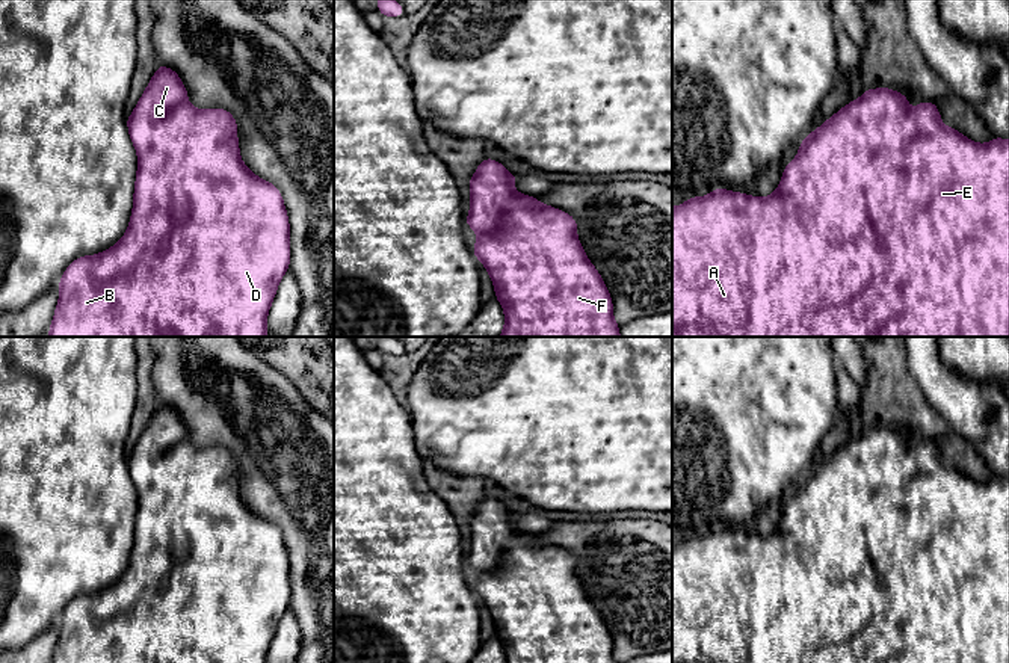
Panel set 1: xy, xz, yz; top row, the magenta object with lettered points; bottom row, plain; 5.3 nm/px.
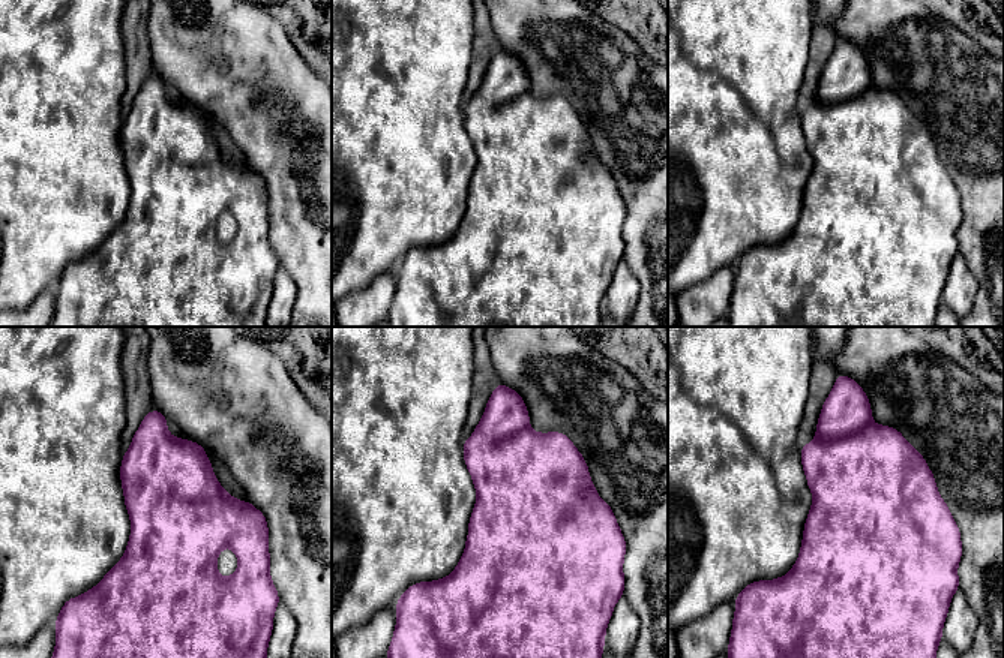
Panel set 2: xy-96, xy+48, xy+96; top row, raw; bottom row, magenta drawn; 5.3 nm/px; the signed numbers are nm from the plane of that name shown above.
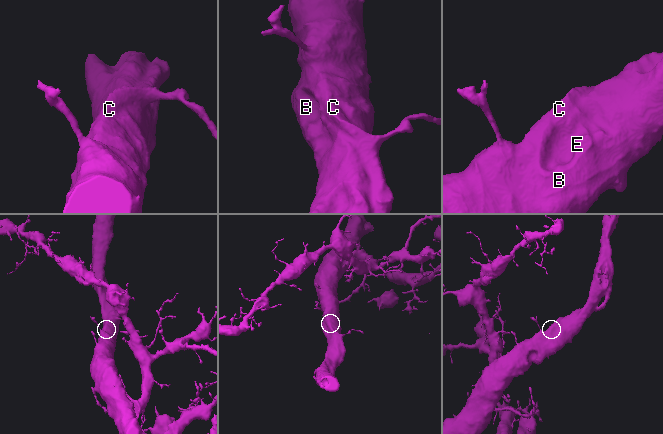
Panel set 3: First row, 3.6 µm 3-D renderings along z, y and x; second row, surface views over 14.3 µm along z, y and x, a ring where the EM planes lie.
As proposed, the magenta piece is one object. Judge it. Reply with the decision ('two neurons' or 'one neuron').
one neuron

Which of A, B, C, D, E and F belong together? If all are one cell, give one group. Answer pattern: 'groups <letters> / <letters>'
groups A B C D E F

